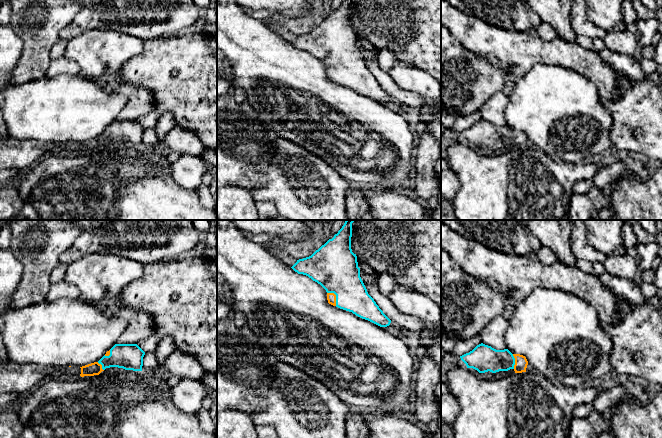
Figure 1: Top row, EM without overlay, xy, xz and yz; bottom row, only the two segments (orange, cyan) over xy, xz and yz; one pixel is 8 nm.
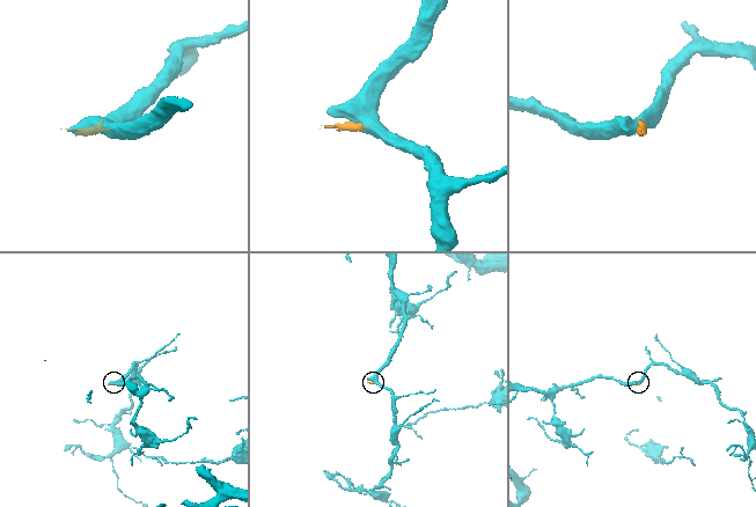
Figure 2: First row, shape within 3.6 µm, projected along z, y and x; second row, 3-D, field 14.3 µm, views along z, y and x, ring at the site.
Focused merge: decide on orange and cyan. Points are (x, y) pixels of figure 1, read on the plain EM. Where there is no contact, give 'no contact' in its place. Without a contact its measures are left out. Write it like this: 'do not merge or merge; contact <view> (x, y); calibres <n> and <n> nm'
merge; contact xz (335, 72); calibres 80 and 380 nm

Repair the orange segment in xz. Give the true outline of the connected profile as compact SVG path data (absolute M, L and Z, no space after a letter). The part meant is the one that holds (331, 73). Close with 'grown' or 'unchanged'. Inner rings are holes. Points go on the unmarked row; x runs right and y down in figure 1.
M352 0L342 4L311 32L299 35L291 43L298 50L303 50L320 60L327 68L328 79L340 85L352 88L380 103L387 103L391 96L383 89L374 75L368 70L360 53L357 32L351 25Z; grown

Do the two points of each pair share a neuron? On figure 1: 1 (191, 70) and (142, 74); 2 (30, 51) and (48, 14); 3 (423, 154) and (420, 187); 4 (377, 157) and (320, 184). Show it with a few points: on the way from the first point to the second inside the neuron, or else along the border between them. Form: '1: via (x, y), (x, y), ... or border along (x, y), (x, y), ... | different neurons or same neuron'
1: via (179, 69), (154, 68) | same neuron
2: via (37, 42), (39, 23) | same neuron
3: via (423, 162), (423, 179) | same neuron
4: border along (322, 159), (347, 181) | different neurons

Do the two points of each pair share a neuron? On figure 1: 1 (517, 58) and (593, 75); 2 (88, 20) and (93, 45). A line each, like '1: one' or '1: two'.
1: one
2: two

